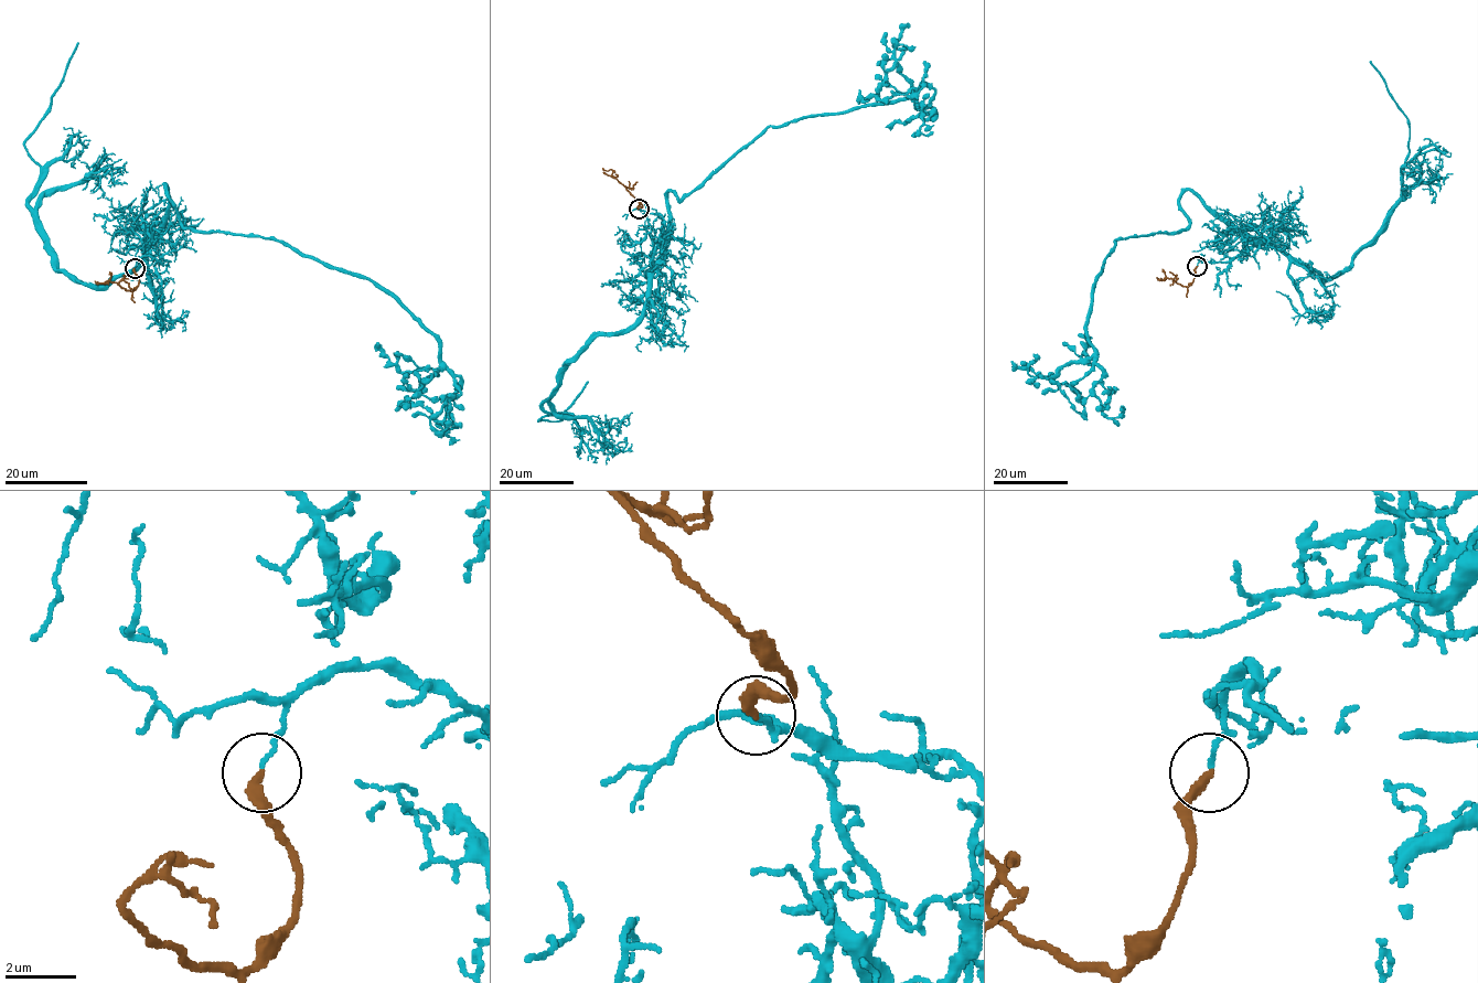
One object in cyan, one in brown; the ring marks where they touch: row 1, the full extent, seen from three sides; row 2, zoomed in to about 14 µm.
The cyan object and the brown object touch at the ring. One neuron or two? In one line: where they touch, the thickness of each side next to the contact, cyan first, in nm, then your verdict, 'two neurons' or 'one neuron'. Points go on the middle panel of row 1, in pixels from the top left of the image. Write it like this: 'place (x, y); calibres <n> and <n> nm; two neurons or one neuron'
place (639, 209); calibres 110 and 300 nm; two neurons

